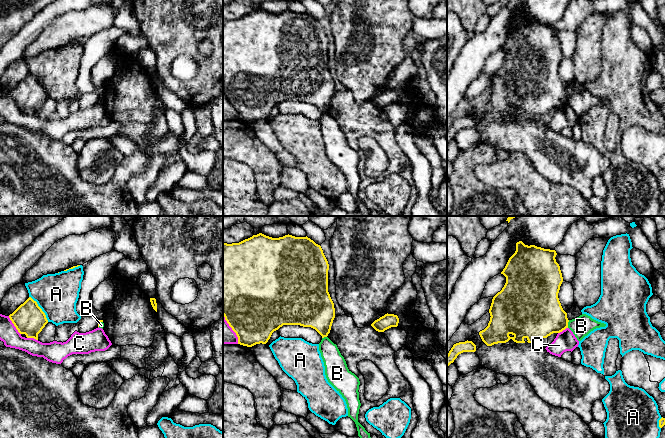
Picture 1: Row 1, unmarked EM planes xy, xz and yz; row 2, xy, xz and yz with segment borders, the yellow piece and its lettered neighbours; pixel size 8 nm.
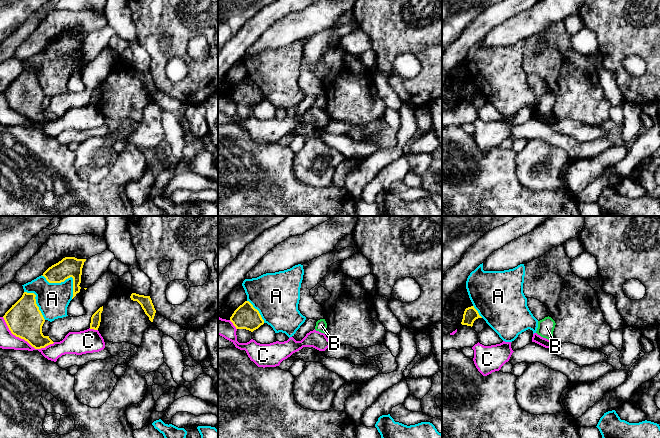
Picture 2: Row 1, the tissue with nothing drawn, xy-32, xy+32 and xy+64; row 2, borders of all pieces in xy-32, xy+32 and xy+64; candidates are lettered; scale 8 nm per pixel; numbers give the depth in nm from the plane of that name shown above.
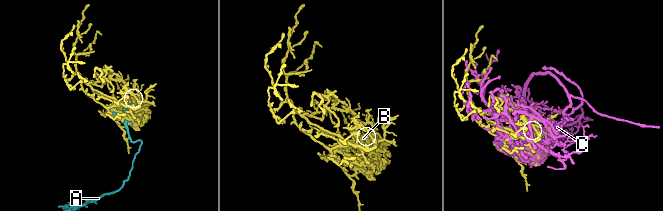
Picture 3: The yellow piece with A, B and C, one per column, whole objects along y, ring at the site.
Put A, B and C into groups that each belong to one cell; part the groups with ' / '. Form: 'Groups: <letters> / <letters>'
Groups: A / B / C

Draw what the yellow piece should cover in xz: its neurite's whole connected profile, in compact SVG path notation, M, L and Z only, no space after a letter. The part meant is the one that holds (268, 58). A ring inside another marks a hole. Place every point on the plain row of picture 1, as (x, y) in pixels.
M259 9L239 19L223 19L223 92L232 106L236 109L238 113L238 120L247 123L252 123L260 119L266 120L272 109L283 101L311 103L315 105L322 112L322 114L327 113L335 94L334 79L328 68L328 46L329 40L321 22L316 20L307 12L295 13L288 10L283 13L272 14Z

